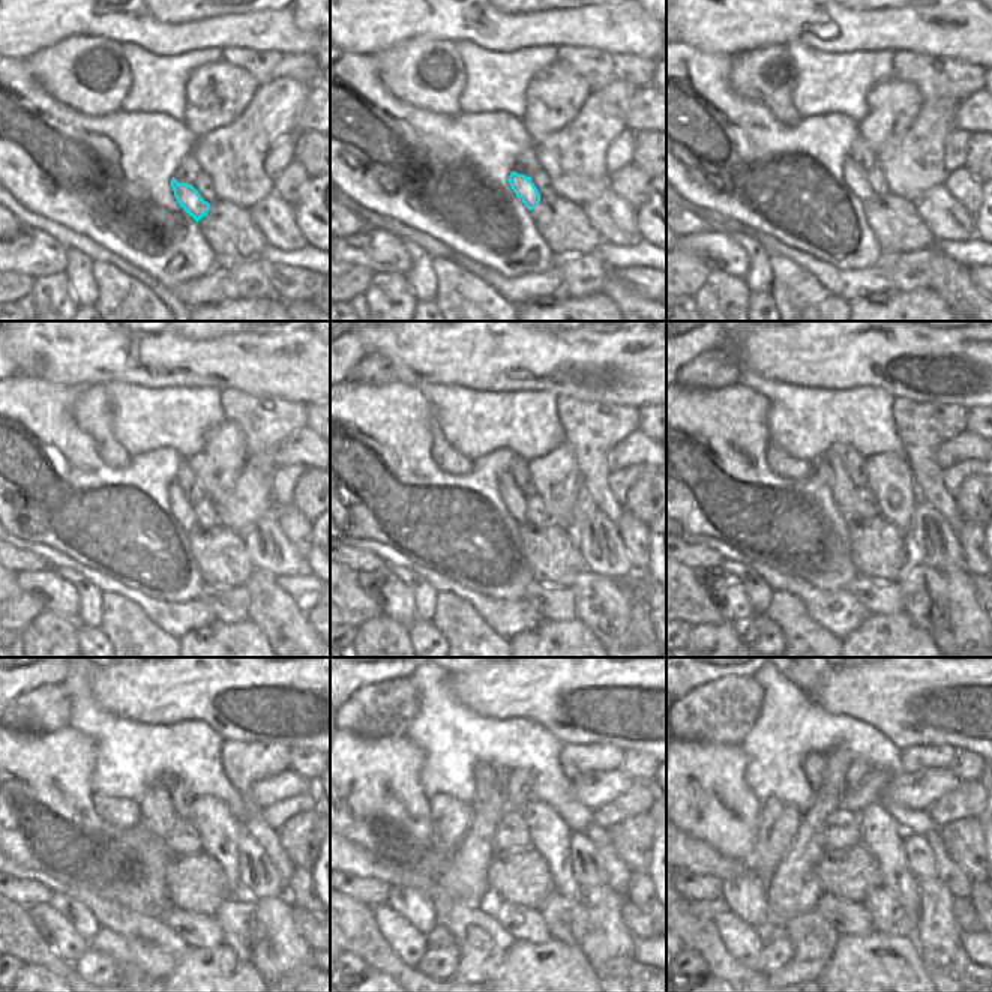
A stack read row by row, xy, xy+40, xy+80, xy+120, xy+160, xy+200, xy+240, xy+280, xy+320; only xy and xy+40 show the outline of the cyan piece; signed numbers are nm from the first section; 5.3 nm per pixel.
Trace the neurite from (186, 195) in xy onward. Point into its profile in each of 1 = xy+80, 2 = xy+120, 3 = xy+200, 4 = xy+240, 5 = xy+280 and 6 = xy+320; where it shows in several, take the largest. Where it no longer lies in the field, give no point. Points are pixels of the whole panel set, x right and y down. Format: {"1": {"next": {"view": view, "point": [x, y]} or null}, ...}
{"1": {"next": {"view": "xy+80", "point": [854, 177]}}, "2": {"next": {"view": "xy+120", "point": [182, 509]}}, "3": {"next": {"view": "xy+200", "point": [842, 489]}}, "4": {"next": {"view": "xy+240", "point": [164, 788]}}, "5": {"next": {"view": "xy+280", "point": [500, 781]}}, "6": {"next": {"view": "xy+320", "point": [838, 763]}}}

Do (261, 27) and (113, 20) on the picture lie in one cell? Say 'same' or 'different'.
same

